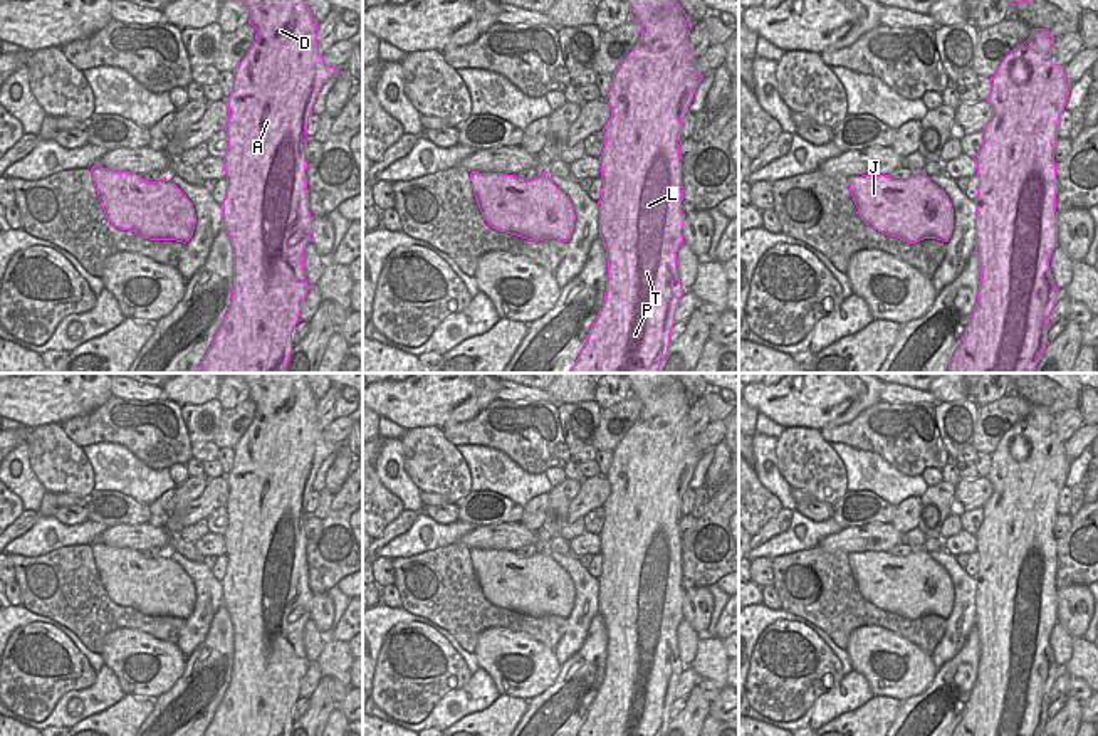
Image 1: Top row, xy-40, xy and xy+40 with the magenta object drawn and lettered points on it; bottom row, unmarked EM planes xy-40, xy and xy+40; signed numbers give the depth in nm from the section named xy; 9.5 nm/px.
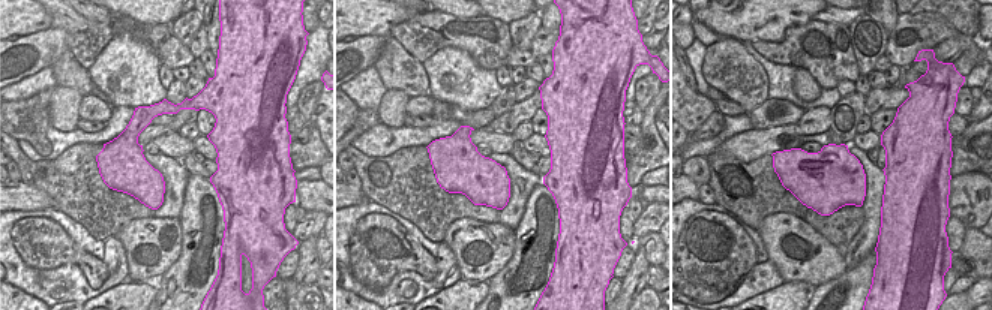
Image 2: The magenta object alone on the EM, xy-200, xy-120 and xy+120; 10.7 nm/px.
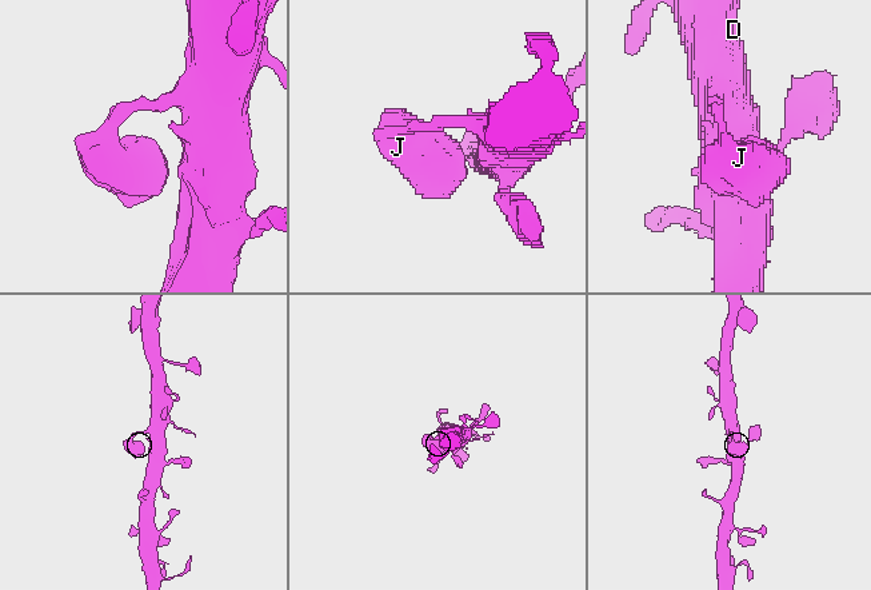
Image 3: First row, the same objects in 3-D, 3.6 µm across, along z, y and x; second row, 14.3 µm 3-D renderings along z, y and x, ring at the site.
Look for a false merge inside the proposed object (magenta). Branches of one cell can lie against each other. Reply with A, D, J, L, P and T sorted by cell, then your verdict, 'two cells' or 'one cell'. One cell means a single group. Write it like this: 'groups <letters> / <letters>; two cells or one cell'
groups A D J L P T; one cell

